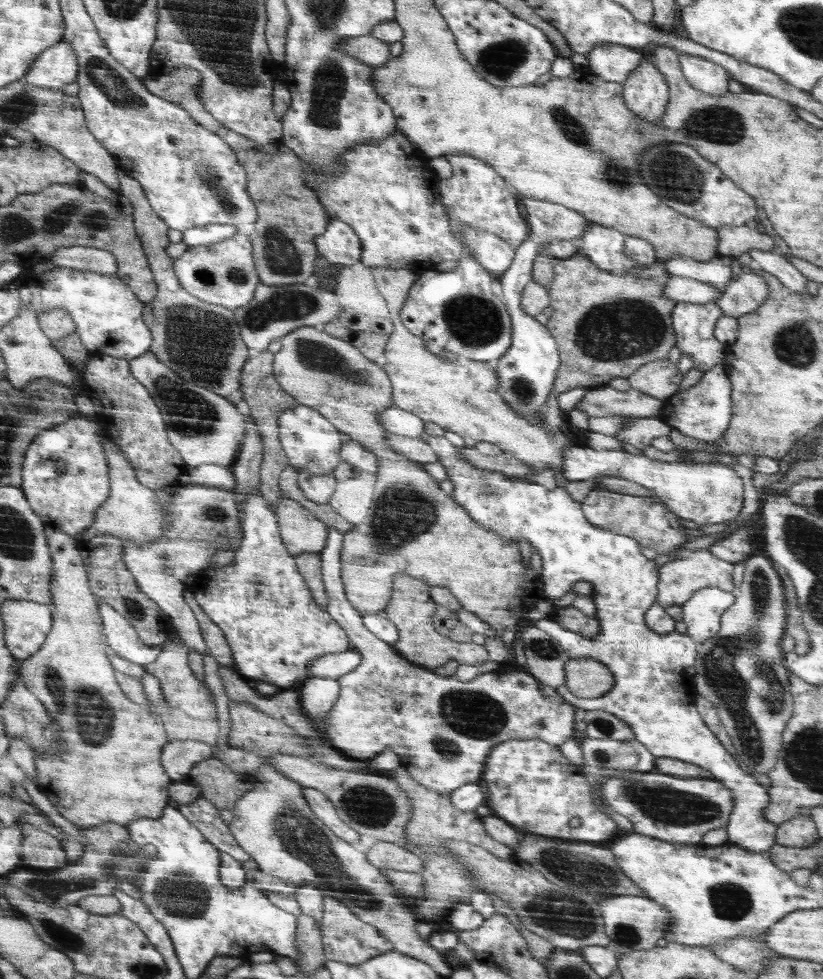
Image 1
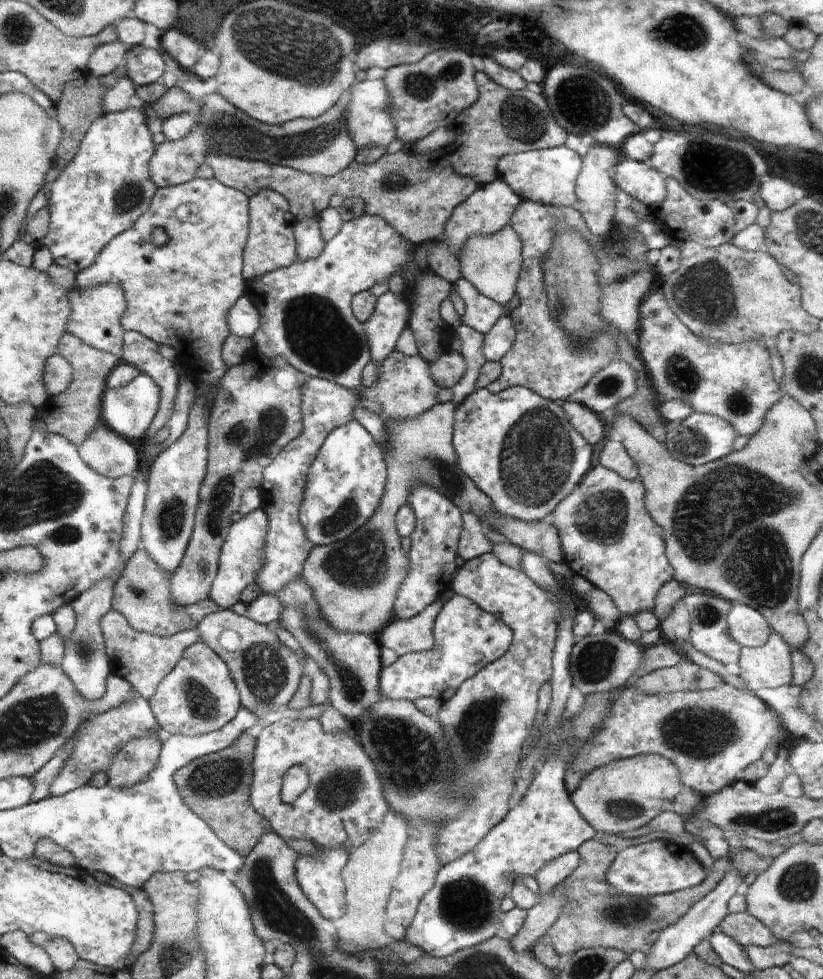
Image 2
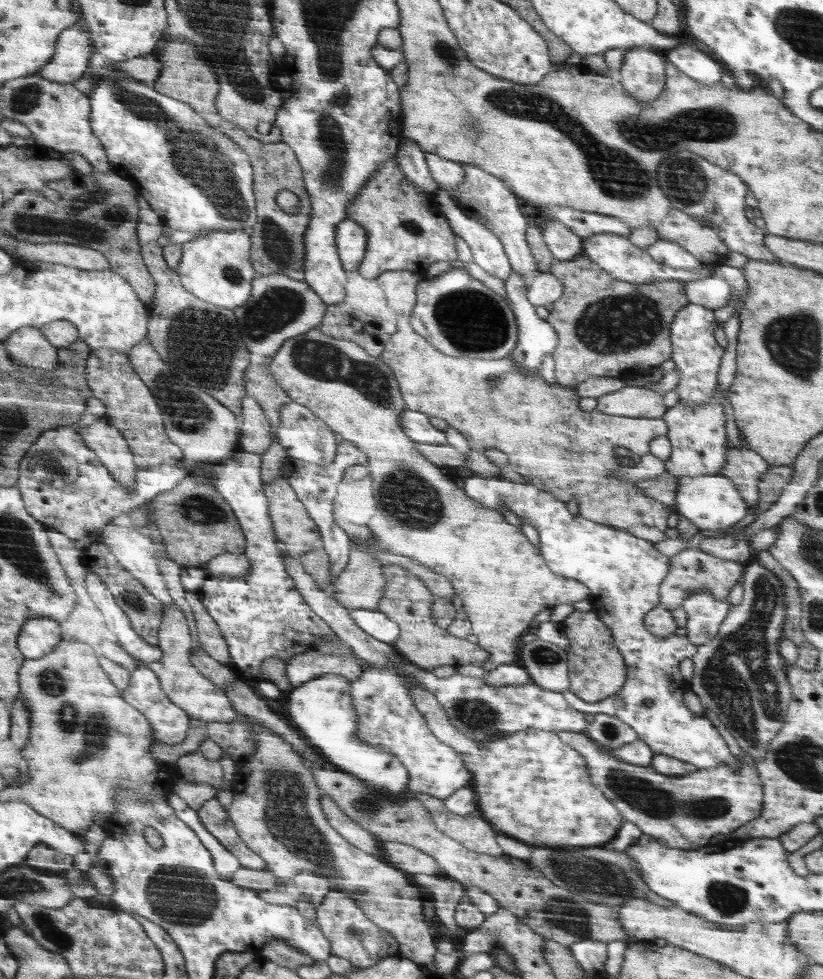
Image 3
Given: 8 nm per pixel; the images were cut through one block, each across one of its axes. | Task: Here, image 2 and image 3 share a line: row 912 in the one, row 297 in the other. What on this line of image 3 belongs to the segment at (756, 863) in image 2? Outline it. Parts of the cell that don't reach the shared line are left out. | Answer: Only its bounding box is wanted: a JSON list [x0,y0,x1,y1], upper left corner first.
[547,256,689,388]

